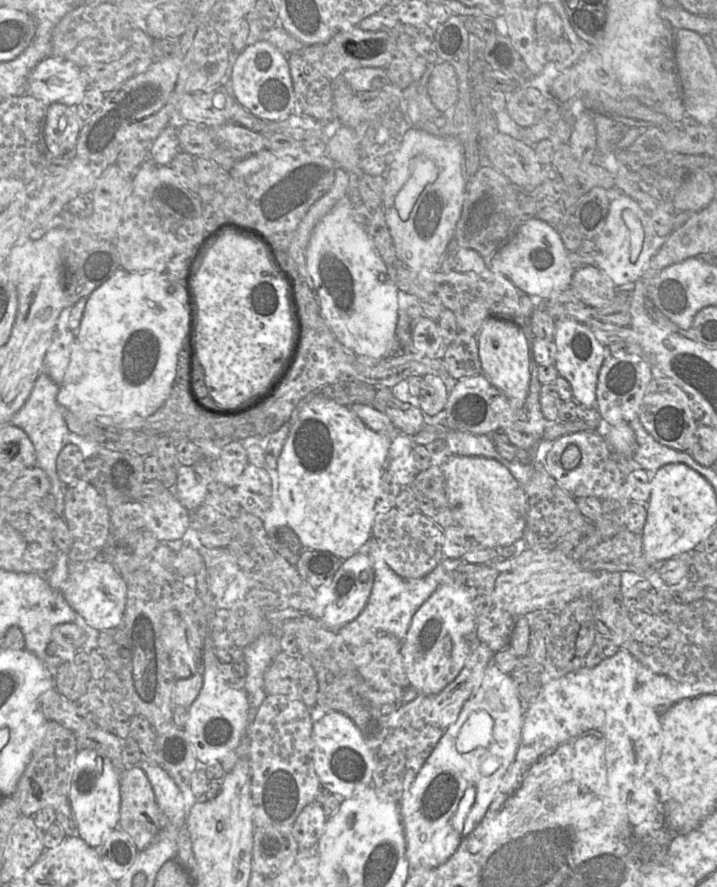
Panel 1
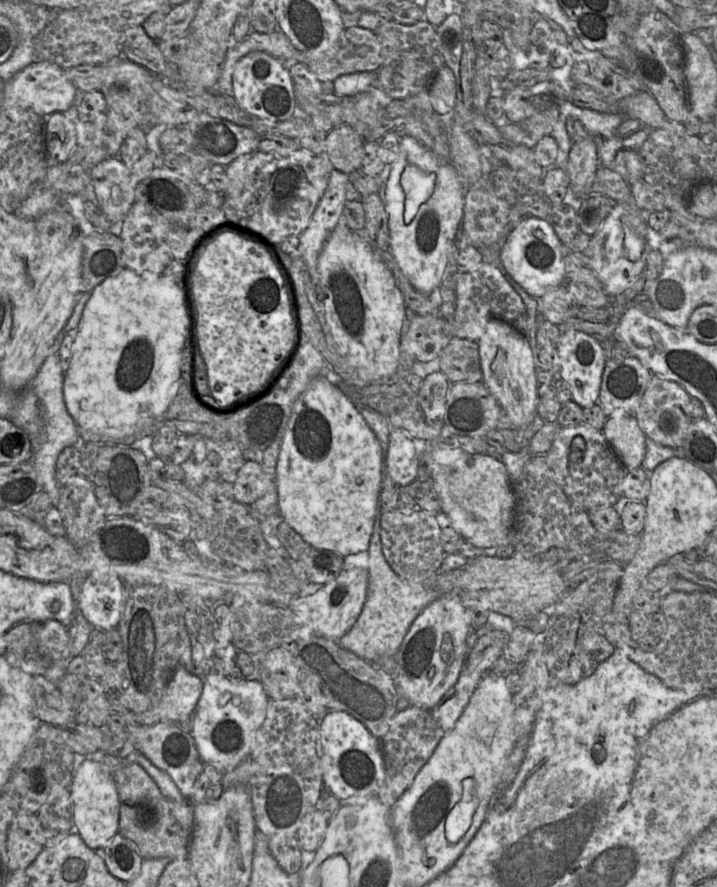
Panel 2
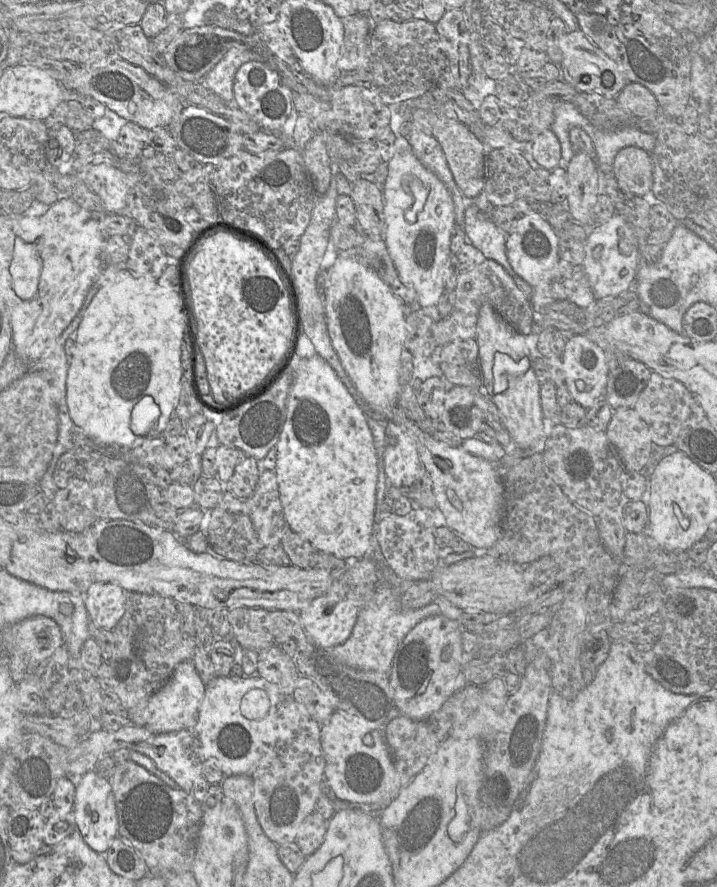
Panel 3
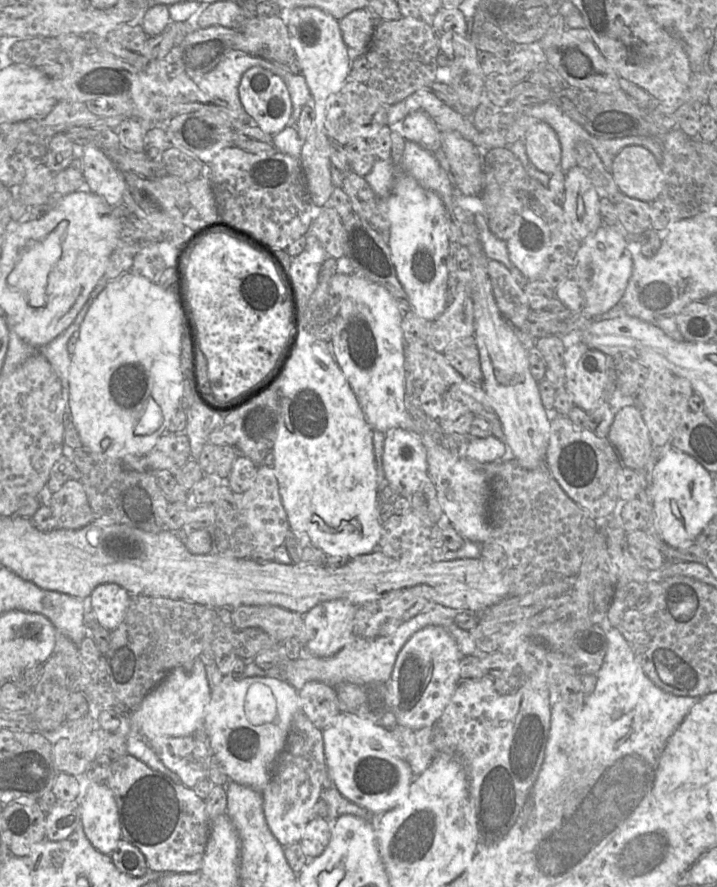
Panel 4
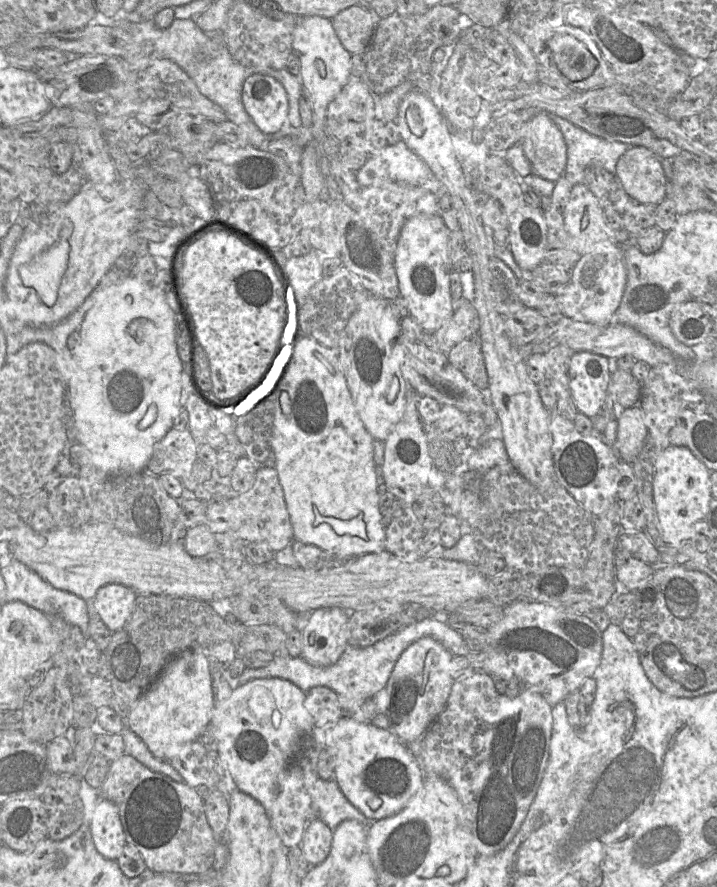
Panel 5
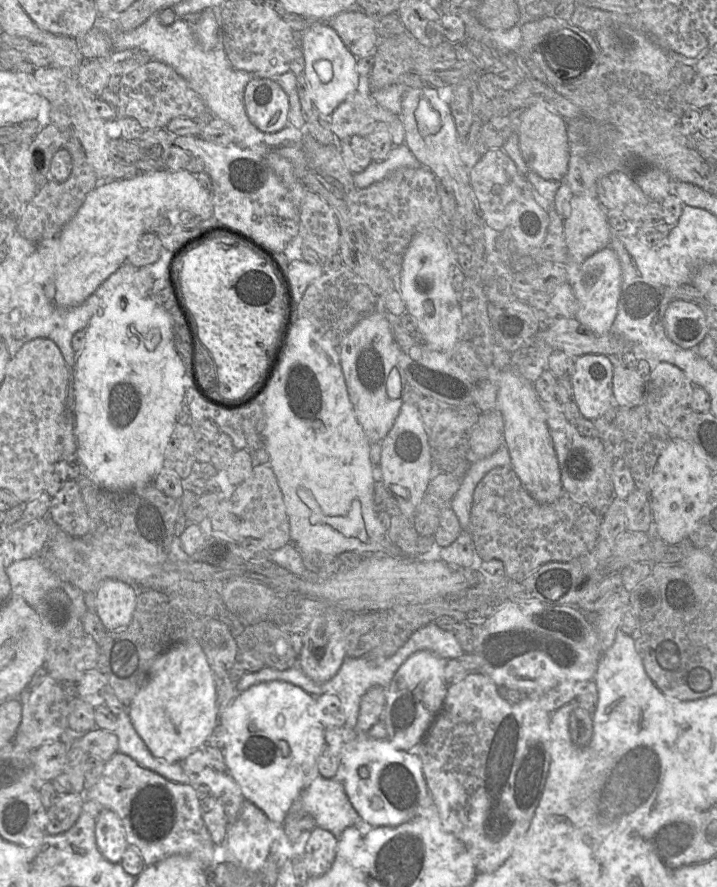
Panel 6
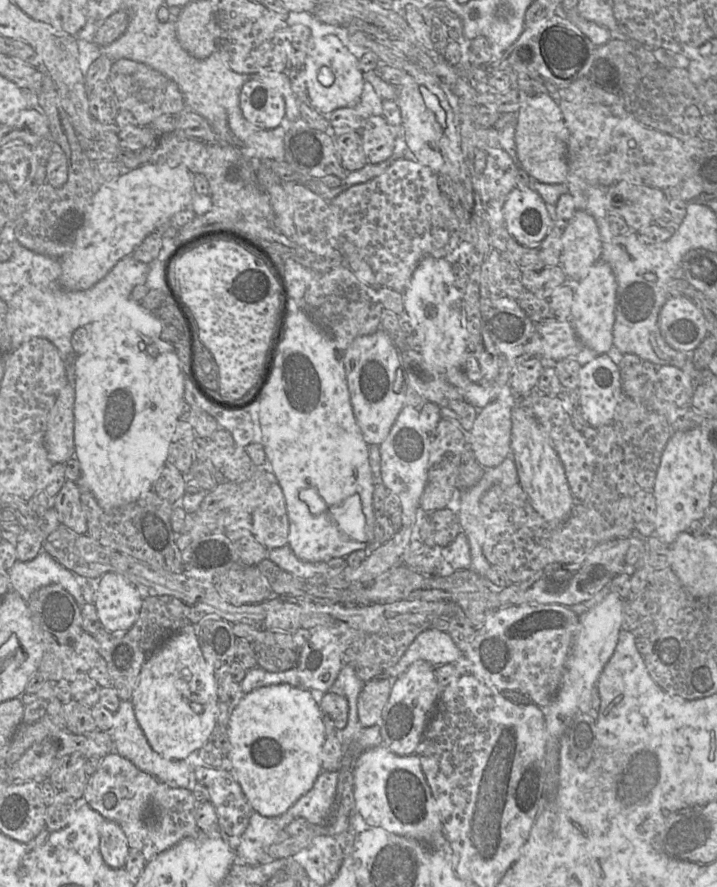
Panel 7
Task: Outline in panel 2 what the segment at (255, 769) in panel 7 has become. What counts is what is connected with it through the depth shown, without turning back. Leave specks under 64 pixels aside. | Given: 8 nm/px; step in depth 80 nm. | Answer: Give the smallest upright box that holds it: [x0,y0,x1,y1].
[191,670,269,772]

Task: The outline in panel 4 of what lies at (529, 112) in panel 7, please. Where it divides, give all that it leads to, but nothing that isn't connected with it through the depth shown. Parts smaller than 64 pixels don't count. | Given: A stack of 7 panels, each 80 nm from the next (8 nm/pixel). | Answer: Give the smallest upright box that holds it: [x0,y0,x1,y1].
[524,122,561,175]

